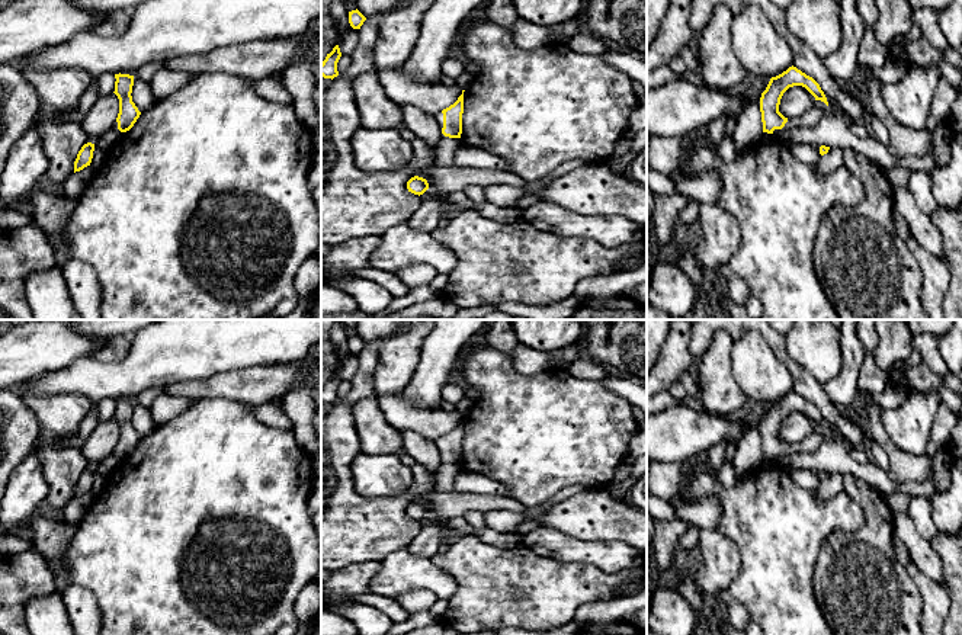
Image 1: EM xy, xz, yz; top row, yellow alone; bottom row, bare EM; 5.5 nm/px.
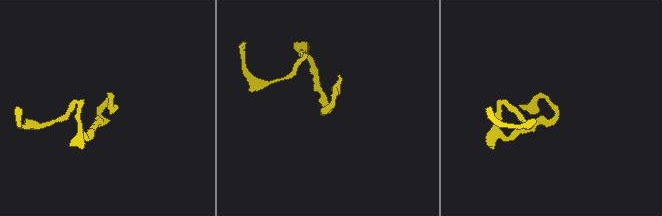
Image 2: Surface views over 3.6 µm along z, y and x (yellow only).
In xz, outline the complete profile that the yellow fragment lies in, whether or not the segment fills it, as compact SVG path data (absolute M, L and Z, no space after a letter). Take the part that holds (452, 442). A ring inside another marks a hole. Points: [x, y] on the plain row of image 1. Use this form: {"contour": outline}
{"contour": "M464 417L458 426L443 434L434 445L442 455L442 465L437 472L436 488L443 493L453 493L453 478L462 471L462 439L464 439Z"}

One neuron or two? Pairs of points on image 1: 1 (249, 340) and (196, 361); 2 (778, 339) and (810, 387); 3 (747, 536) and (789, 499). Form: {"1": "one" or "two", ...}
{"1": "one", "2": "one", "3": "one"}

